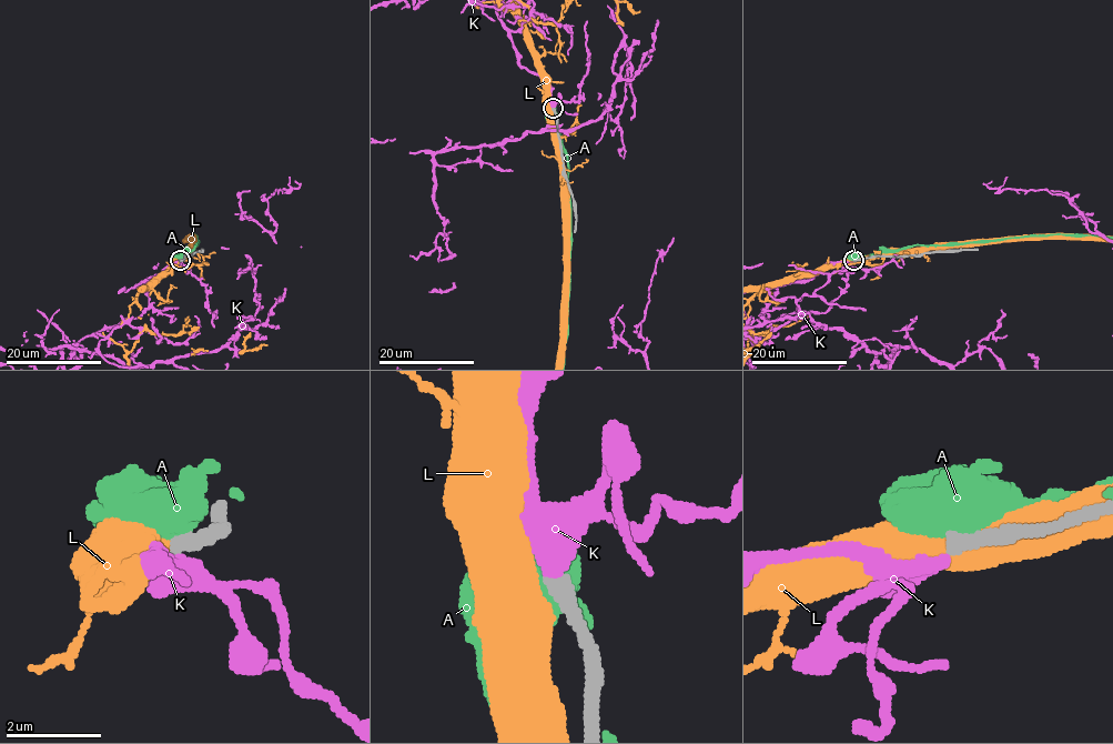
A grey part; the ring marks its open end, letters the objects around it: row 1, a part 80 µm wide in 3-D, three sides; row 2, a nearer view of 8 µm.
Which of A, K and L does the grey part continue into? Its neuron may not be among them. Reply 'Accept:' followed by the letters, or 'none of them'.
Accept: none of them

